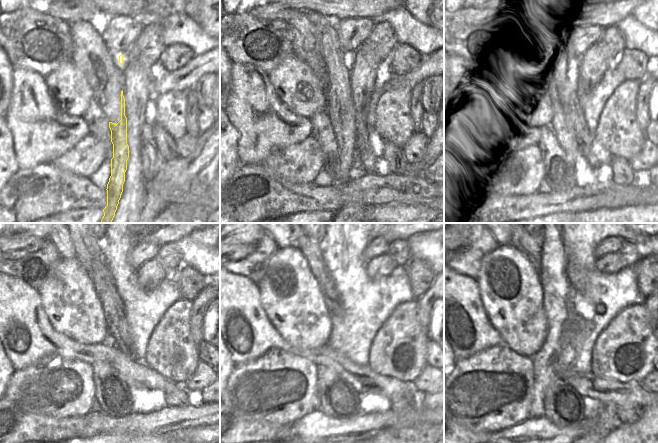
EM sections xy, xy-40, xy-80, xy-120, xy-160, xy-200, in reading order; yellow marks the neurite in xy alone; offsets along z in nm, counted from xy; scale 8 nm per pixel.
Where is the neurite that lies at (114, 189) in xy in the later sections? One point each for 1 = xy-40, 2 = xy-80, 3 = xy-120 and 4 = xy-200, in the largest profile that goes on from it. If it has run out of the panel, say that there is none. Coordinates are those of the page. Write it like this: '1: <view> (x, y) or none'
1: xy-40 (341, 112)
2: xy-80 (548, 36)
3: xy-120 (87, 250)
4: xy-200 (529, 248)

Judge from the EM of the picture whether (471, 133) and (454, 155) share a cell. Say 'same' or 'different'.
different

